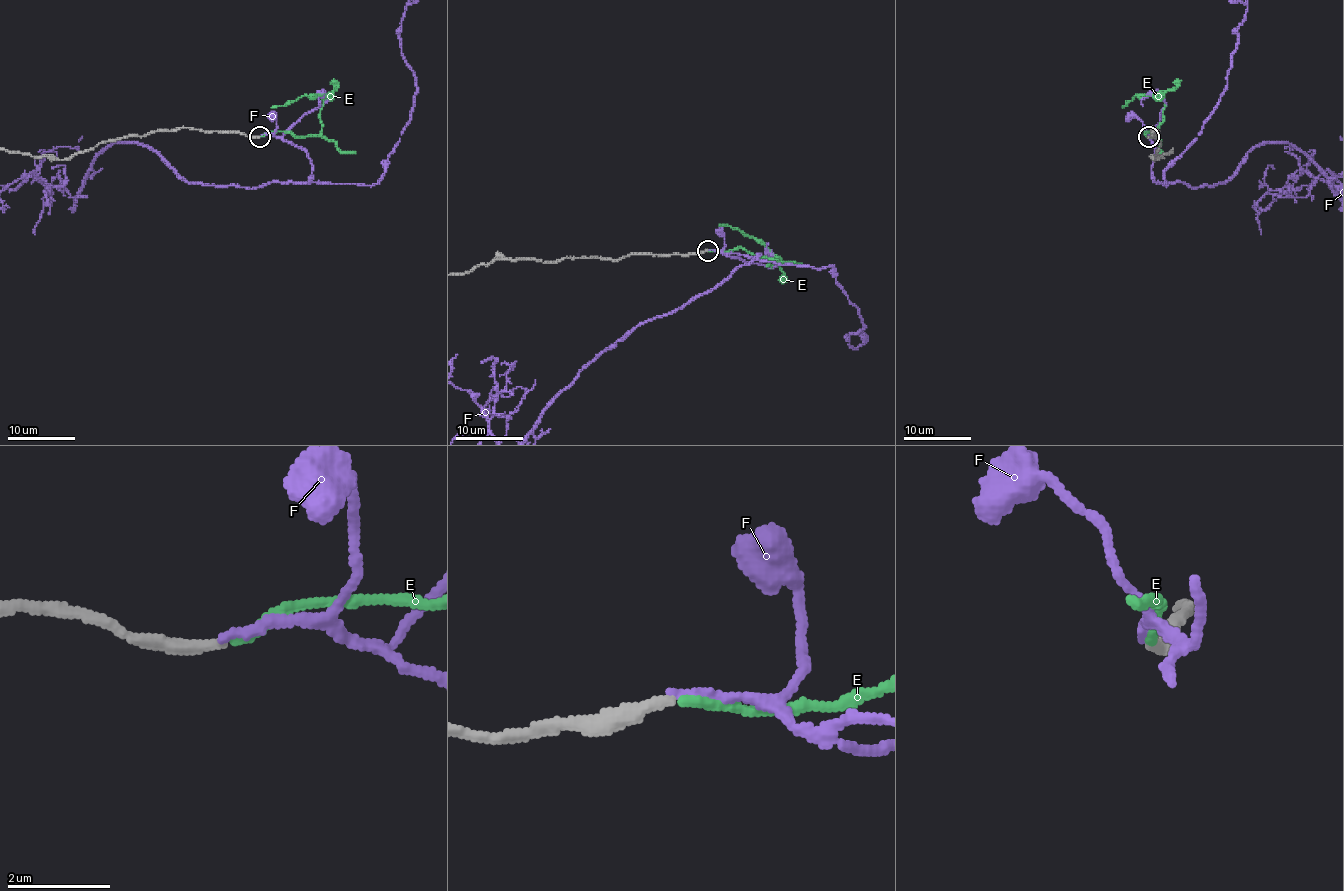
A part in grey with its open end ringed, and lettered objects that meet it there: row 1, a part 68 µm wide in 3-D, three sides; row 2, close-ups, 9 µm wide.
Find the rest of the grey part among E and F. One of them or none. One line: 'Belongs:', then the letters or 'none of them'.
Belongs: E

